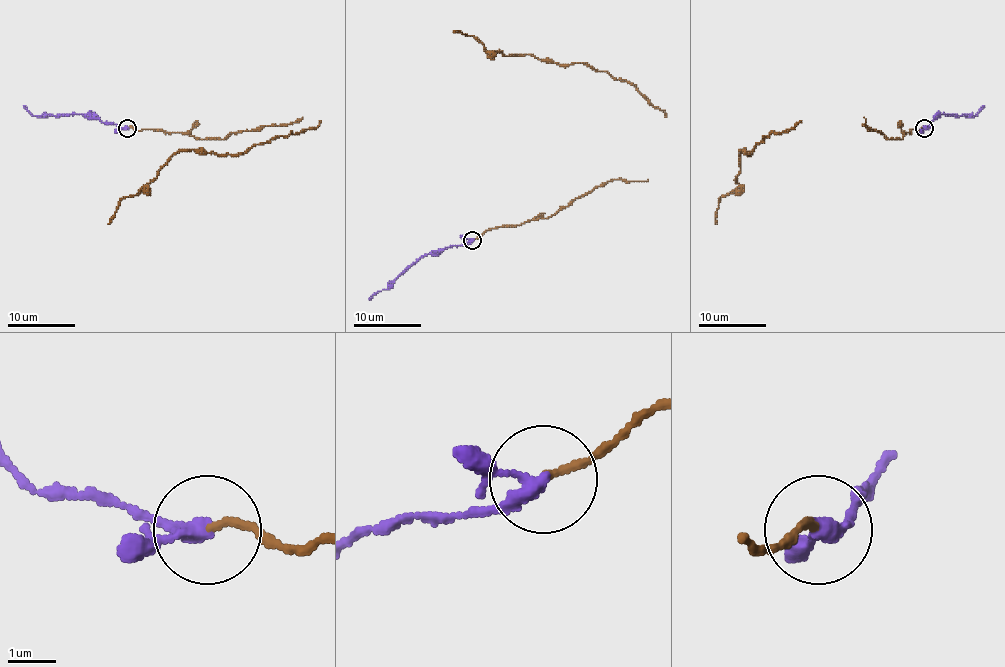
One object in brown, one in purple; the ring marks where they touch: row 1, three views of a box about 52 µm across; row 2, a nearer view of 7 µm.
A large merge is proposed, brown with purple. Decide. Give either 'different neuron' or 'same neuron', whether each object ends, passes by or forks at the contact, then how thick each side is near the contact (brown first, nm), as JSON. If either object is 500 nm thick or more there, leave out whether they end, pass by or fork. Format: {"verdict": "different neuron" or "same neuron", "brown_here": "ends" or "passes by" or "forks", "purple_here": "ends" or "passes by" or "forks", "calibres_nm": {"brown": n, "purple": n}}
{"verdict": "same neuron", "brown_here": "ends", "purple_here": "passes by", "calibres_nm": {"brown": 150, "purple": 240}}

